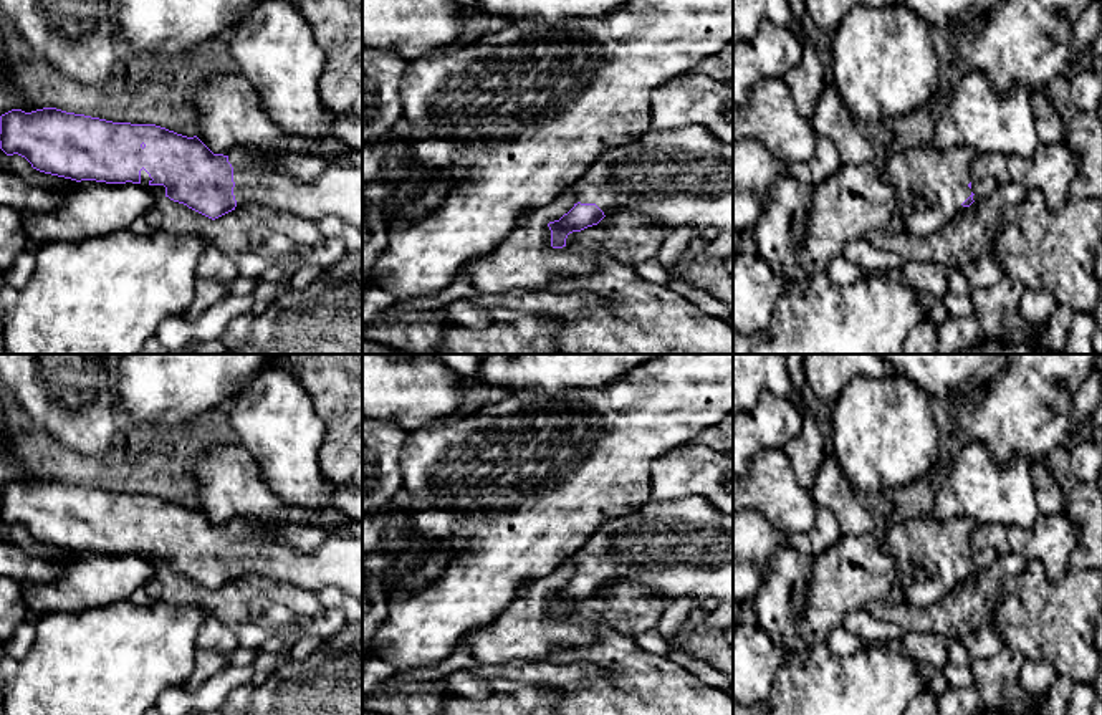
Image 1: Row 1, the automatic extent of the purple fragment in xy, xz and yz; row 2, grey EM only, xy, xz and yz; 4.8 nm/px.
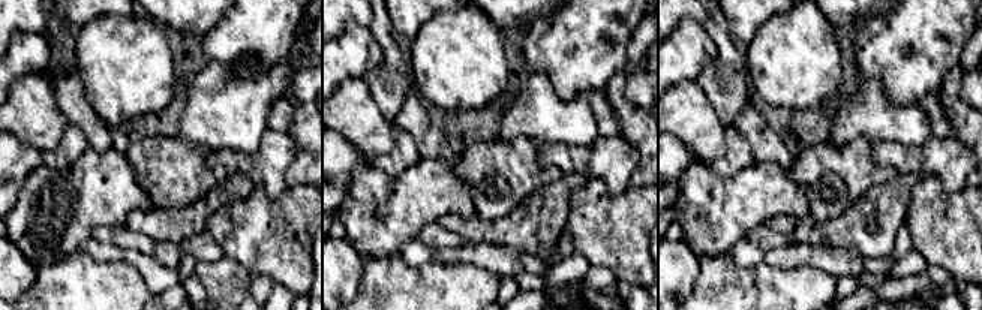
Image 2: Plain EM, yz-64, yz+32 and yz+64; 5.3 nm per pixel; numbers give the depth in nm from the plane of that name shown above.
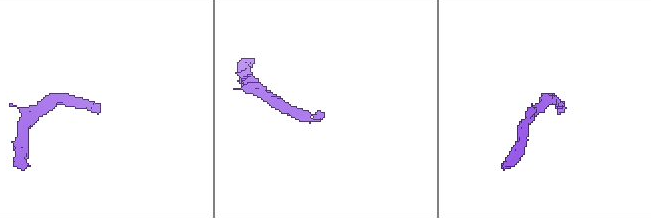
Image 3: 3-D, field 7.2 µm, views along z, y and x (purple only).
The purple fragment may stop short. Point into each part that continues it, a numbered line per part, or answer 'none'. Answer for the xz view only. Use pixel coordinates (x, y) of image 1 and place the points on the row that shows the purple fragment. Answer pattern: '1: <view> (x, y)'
1: xz (682, 177)

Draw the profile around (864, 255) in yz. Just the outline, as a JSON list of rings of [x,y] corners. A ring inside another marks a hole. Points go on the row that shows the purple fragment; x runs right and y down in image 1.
[[[865,240],[849,242],[844,247],[842,257],[859,268],[877,271],[902,268],[908,263],[900,255],[880,250]]]

